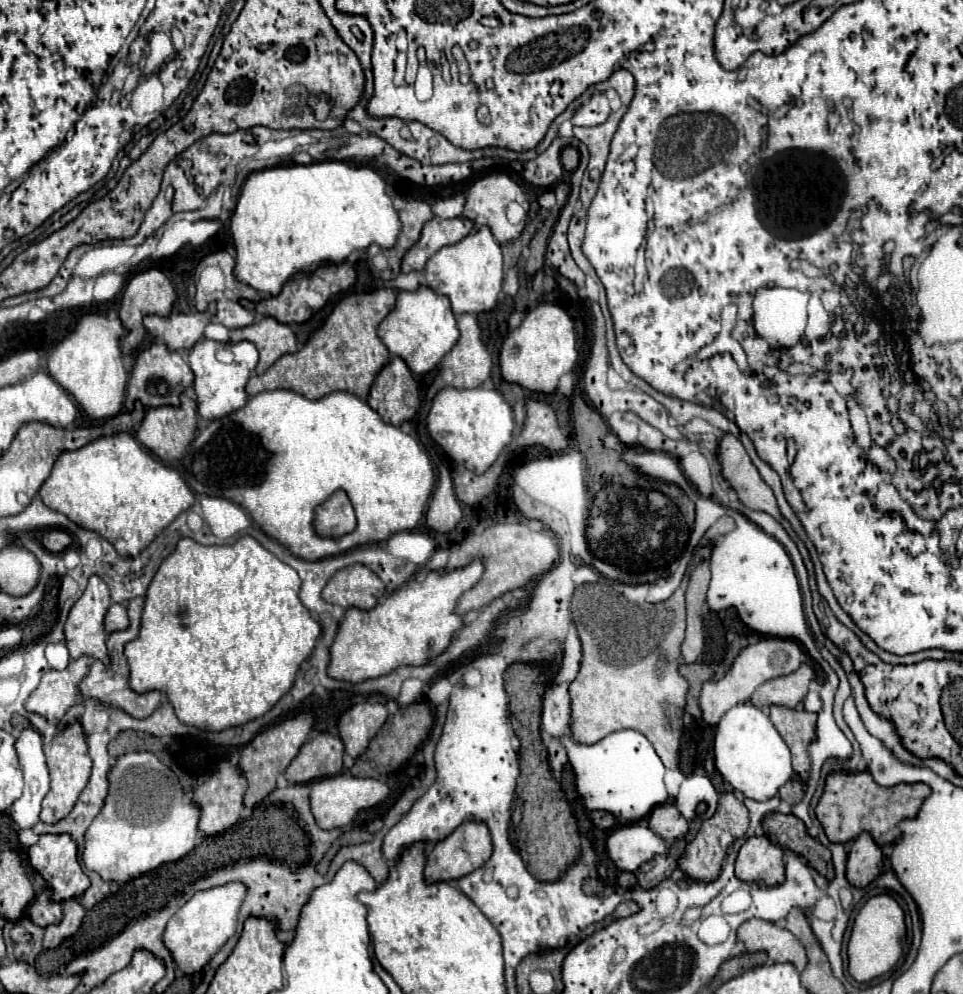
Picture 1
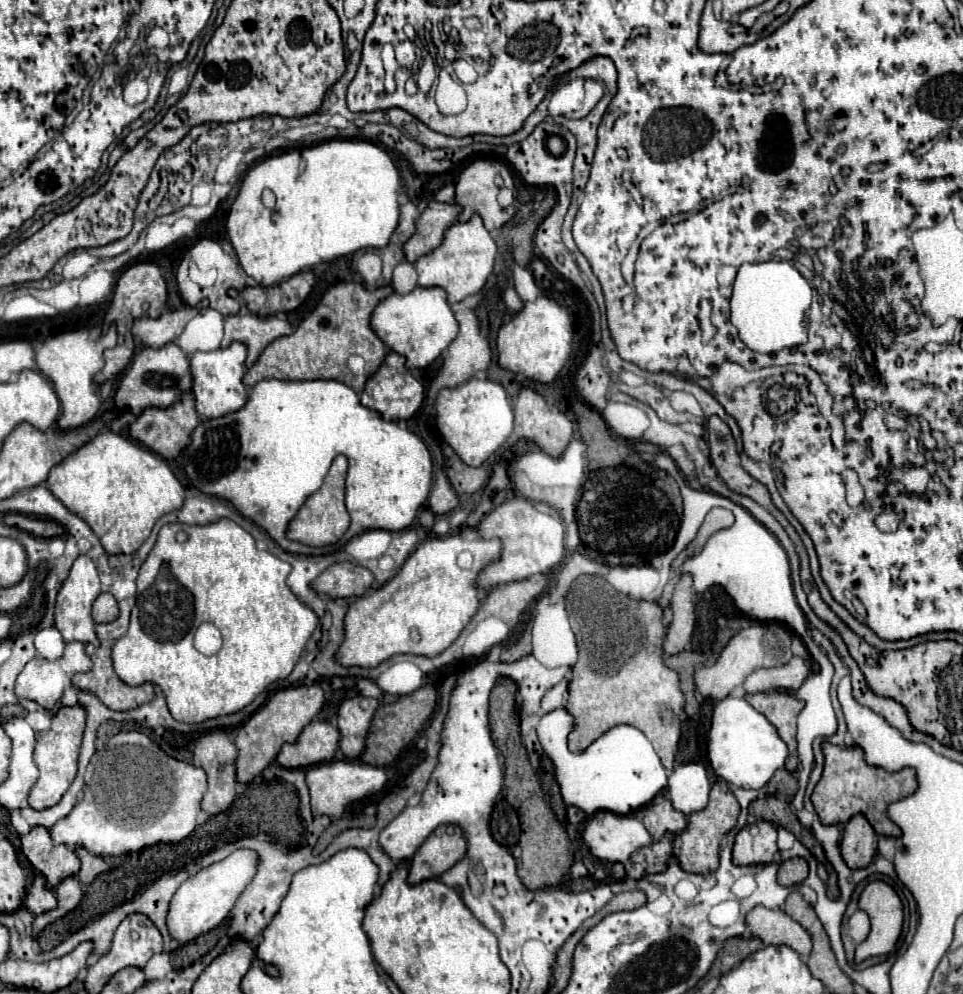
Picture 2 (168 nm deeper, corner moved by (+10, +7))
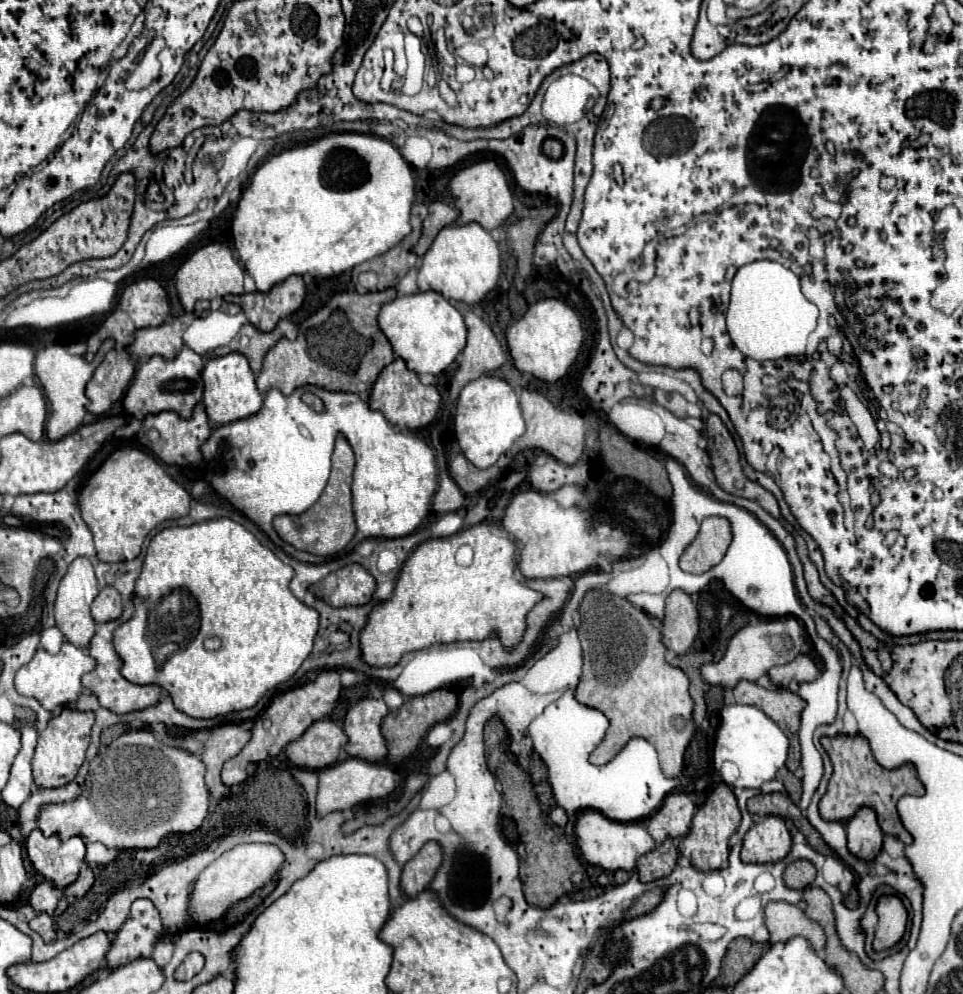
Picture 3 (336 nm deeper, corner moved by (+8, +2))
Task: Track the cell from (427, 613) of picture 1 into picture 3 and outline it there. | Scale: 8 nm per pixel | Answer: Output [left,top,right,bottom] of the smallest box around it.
[359,523,543,667]

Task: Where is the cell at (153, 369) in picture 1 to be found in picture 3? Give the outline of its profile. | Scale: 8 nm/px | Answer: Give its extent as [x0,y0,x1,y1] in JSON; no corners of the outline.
[123,347,203,419]

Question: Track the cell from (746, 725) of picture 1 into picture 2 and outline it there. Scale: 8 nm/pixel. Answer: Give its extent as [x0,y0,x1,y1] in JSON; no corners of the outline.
[707,696,787,790]

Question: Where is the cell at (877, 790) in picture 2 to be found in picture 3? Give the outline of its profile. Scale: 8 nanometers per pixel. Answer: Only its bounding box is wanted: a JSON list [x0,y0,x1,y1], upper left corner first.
[819,735,925,845]

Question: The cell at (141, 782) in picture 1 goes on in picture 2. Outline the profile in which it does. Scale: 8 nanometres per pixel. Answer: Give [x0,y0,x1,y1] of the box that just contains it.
[51,732,207,858]

